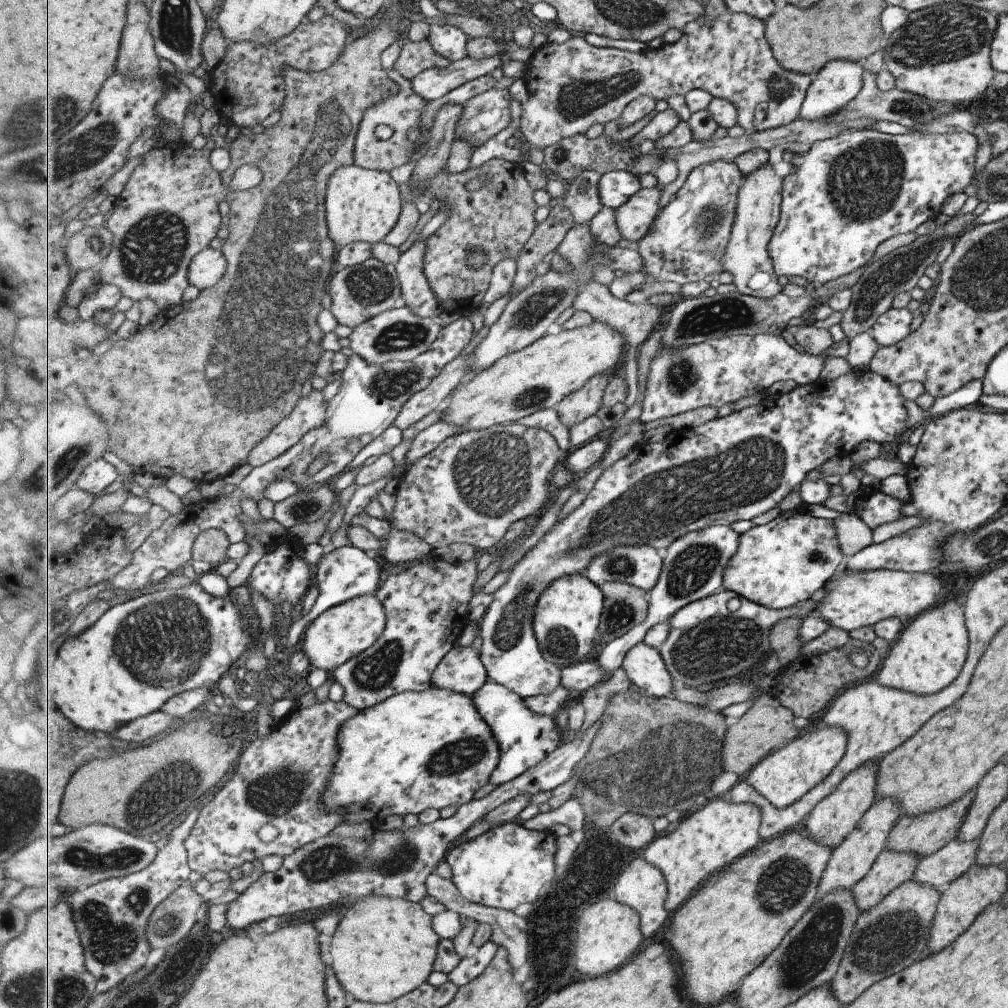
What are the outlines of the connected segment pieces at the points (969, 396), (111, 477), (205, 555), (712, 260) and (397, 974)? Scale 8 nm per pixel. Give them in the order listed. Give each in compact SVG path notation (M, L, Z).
M973 379L967 381L961 388L958 388L955 392L939 397L934 400L932 407L928 411L923 411L923 416L919 423L931 420L946 412L956 408L963 408L977 404L977 397L982 393L982 381L979 379Z
M101 457L83 470L83 474L77 481L77 486L96 497L101 493L107 492L107 488L112 486L113 482L118 483L119 479L120 476L117 468Z
M207 529L197 536L192 549L194 560L204 560L215 567L229 560L227 550L231 546L229 535L221 529Z
M715 161L693 169L683 186L656 216L652 227L635 245L644 263L646 278L679 284L704 280L713 282L723 274L725 248L736 224L738 194L745 174L737 163Z
M367 895L347 905L346 913L332 937L333 972L337 972L337 978L345 984L345 990L357 1000L390 1003L427 982L434 970L441 942L433 928L433 917L420 902L387 895Z

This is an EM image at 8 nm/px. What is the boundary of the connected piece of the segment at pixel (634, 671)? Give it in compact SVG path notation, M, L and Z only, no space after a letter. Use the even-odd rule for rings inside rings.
M644 641L637 643L626 652L622 668L632 685L637 686L645 695L674 696L676 682L659 649Z

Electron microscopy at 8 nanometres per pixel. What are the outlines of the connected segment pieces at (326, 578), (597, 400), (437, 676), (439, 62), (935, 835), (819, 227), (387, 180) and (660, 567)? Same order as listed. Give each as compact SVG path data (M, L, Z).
M345 545L339 548L326 549L321 560L317 564L317 587L316 597L309 612L299 620L288 622L284 628L280 647L292 650L292 646L299 640L301 628L308 627L307 620L315 620L322 612L332 606L341 604L346 600L356 596L375 595L379 590L379 574L377 573L377 562L373 559L373 554L365 552L353 545Z
M605 373L596 374L584 387L566 396L557 406L561 420L571 428L597 414L610 379Z
M457 645L441 662L432 674L432 686L451 692L466 695L475 694L489 681L488 672L482 661L481 650L475 652L473 648Z
M430 37L417 42L408 42L402 47L400 57L393 68L410 80L432 68L445 68L452 62L442 57L433 47Z
M976 786L943 808L938 808L917 816L903 815L899 817L895 821L893 828L889 831L885 849L897 852L912 852L921 860L924 856L944 847L947 842L957 836L959 827L962 825L975 793Z
M860 129L843 131L830 139L821 139L810 144L809 150L801 155L798 166L792 174L784 179L782 211L780 221L775 228L771 242L768 246L770 259L773 261L777 276L803 276L807 282L821 286L829 280L835 280L843 274L849 274L852 270L859 268L864 262L869 262L877 245L890 236L913 232L919 224L933 219L935 214L939 214L943 201L953 193L961 193L970 184L974 174L974 154L976 151L976 138L969 131L955 131L952 133L941 133L925 135L921 133L909 132L908 134L892 135L881 133L876 130Z
M355 164L341 167L328 180L326 216L329 234L338 247L357 241L381 242L397 226L403 204L401 190L387 171L361 168Z
M619 545L610 551L597 555L586 568L585 574L595 584L619 581L629 583L651 592L664 570L663 552L649 545Z

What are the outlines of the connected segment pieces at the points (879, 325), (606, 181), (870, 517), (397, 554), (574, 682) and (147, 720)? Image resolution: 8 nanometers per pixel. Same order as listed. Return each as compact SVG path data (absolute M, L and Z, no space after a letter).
M891 306L877 317L869 330L869 334L879 347L891 346L910 333L911 319L911 313L905 309L905 306Z
M630 171L604 173L600 180L602 201L616 211L627 204L641 189L641 176L635 176Z
M879 488L872 490L869 494L864 492L863 494L866 497L863 498L863 502L860 503L855 514L873 533L879 524L901 518L902 515L899 513L901 506L908 503L881 492Z
M393 525L382 554L393 565L403 566L407 562L418 562L432 550L432 546L418 534L402 531Z
M596 659L562 667L561 685L573 694L593 688L603 678L602 668Z
M157 712L157 714L151 714L151 716L145 716L145 718L139 718L139 720L132 720L129 724L123 724L119 730L115 729L111 734L105 734L111 736L114 739L119 739L124 743L127 742L129 746L133 746L131 742L137 742L137 744L143 744L149 740L149 738L156 737L161 733L166 734L170 731L170 726L177 721L178 718L170 718L163 712Z

